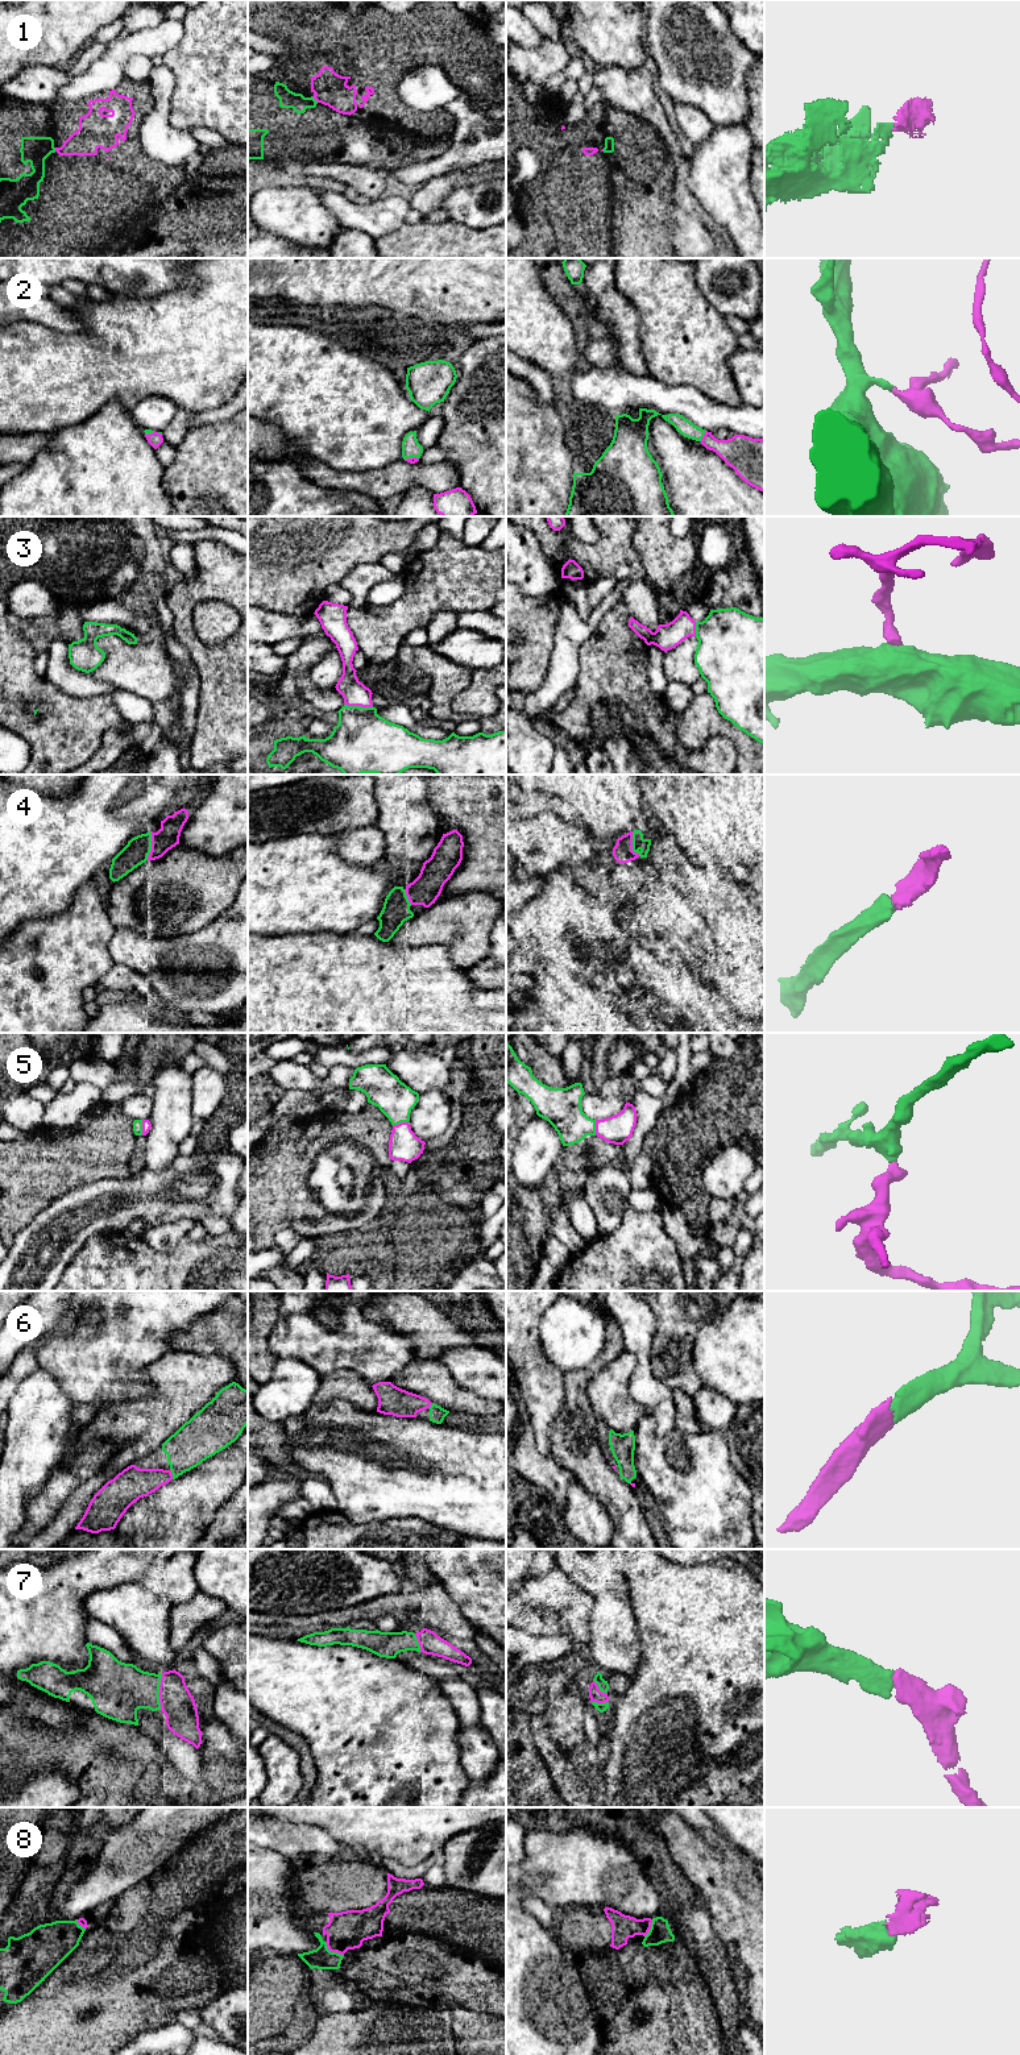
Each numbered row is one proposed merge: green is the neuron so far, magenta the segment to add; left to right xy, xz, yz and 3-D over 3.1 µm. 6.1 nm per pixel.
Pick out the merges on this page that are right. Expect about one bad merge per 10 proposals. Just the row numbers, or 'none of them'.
2, 3, 4, 5, 6, 7, 8

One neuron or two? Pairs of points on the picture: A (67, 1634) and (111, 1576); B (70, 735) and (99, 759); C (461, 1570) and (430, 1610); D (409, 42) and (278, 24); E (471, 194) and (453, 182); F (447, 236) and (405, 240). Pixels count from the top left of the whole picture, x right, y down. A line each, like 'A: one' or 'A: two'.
A: one
B: two
C: two
D: one
E: two
F: one

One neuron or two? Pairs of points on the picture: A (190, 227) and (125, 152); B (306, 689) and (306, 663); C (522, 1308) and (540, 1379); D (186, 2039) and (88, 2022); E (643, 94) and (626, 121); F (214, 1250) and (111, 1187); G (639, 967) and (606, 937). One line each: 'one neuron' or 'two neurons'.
A: two neurons
B: two neurons
C: one neuron
D: two neurons
E: two neurons
F: two neurons
G: one neuron

